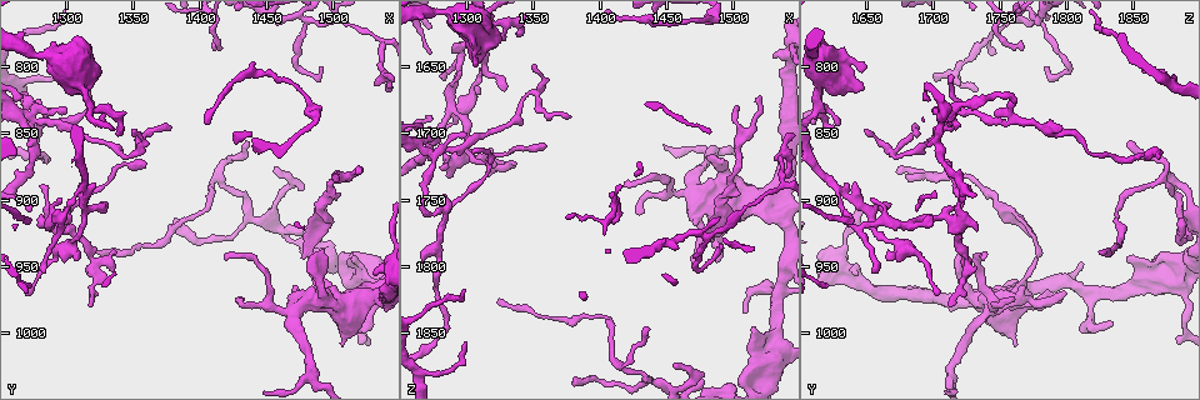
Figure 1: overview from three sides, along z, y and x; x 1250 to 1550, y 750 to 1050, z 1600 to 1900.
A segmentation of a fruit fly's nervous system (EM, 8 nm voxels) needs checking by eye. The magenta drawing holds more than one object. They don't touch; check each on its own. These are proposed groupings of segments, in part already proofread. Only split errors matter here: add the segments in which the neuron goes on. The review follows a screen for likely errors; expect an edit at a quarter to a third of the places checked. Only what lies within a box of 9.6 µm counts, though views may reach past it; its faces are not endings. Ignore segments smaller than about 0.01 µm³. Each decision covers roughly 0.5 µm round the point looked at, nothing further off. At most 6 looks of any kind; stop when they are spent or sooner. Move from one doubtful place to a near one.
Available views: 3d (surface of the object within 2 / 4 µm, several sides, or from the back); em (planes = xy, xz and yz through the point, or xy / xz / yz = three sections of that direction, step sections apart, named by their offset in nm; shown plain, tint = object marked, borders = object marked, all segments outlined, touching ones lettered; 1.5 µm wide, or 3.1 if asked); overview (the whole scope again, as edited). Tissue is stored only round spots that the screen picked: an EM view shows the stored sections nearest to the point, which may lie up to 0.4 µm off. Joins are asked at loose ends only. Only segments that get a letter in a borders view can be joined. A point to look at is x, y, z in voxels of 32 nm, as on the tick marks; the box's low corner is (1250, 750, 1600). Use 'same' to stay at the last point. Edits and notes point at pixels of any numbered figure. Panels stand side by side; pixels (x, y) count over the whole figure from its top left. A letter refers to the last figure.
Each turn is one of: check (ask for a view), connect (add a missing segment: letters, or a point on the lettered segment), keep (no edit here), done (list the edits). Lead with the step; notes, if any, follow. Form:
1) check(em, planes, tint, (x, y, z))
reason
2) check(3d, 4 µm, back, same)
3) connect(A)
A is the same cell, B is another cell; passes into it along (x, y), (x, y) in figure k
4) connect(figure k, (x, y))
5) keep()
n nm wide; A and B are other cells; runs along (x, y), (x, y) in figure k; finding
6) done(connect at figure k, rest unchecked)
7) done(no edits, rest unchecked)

check(em, yz, step 8, tint, (1490, 940, 1718))
branch stops here

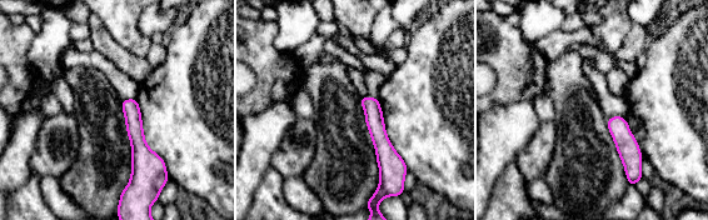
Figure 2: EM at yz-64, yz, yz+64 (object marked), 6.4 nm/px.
check(em, planes, borders, same)

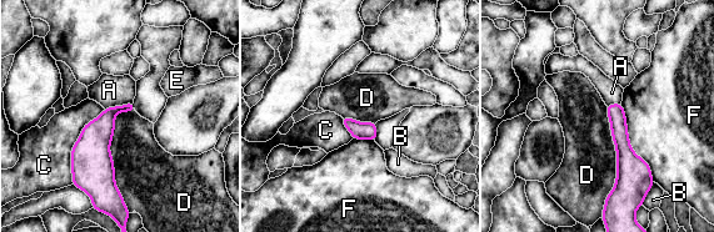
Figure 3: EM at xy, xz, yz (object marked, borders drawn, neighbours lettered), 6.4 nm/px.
keep()
110 nm wide; A, B, C, D, E and F are other cells; runs along (615, 106), (624, 150), (619, 187) in figure 3; no lettered segment goes on from it

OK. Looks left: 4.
check(3d, 2 µm, (1326, 902, 1670))
thin end

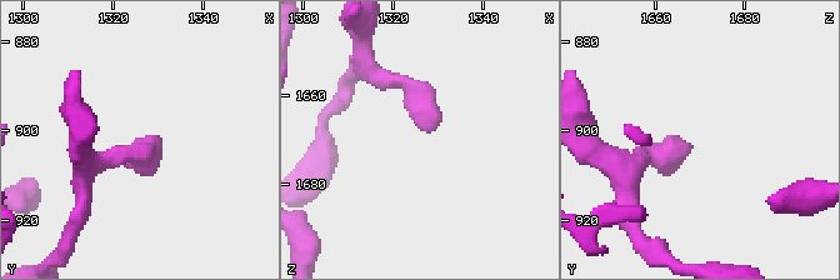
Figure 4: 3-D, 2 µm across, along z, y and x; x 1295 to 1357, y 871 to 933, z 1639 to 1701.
check(em, xz, step 4, borders, (1329, 904, 1668))

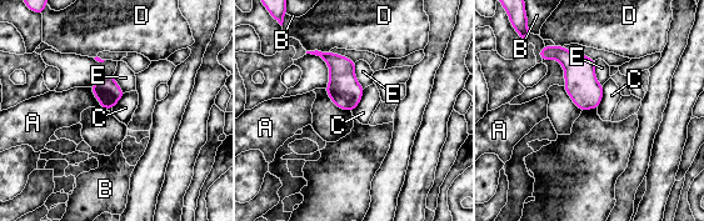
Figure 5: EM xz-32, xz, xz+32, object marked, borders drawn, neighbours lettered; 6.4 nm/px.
keep()
A, B, C, D and E are other cells; border along (364, 89), (360, 101), (352, 111) in figure 5; no lettered segment goes on from it

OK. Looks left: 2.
done(no edits, rest unchecked)

